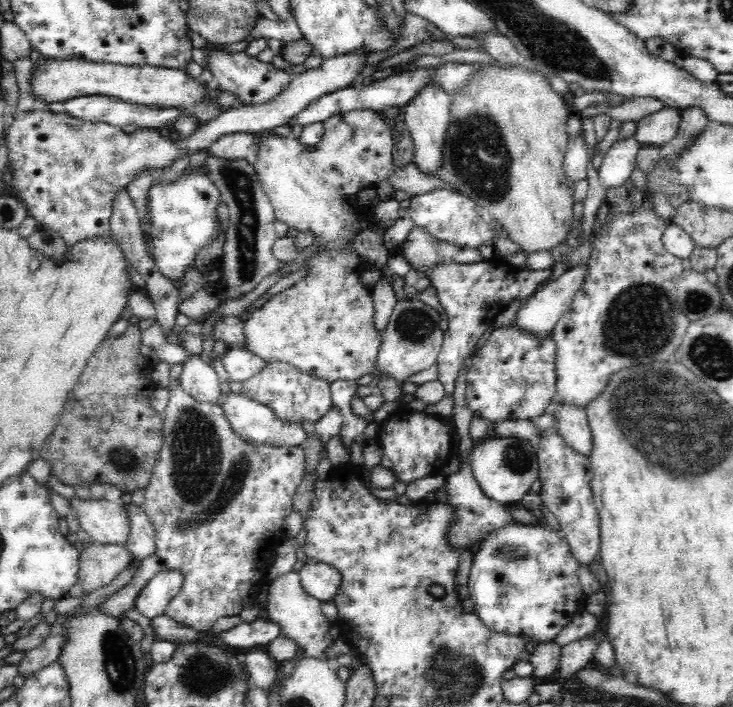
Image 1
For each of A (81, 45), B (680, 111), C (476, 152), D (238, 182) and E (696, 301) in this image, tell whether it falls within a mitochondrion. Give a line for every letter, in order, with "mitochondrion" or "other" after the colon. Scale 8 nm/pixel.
A: other
B: other
C: mitochondrion
D: mitochondrion
E: mitochondrion

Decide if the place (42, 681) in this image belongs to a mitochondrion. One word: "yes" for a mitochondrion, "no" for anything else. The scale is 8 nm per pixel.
no

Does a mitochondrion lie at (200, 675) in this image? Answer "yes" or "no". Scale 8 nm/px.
yes

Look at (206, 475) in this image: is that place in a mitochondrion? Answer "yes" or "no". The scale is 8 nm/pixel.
yes

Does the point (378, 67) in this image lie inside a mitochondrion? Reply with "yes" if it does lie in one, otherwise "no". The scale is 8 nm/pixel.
no

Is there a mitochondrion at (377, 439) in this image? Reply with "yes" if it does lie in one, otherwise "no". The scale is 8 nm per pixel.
no

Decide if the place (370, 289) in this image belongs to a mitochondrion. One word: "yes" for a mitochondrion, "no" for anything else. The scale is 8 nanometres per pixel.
no

